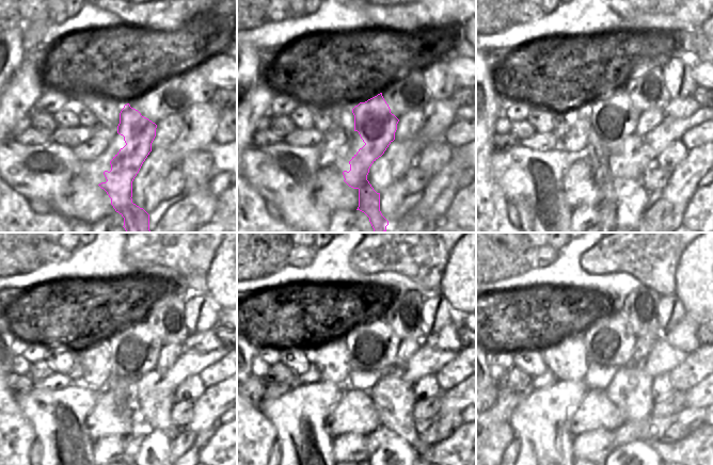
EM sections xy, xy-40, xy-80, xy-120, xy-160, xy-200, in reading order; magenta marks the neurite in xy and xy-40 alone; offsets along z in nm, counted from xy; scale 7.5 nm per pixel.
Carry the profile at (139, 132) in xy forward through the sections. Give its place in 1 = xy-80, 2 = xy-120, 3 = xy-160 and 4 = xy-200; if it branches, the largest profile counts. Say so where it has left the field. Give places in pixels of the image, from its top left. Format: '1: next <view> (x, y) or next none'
1: next xy-80 (613, 118)
2: next xy-120 (135, 353)
3: next xy-160 (373, 348)
4: next xy-200 (609, 342)

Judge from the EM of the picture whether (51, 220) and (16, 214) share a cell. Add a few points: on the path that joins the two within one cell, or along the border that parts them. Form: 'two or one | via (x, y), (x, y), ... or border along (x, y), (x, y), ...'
one | via (43, 220), (25, 220)

